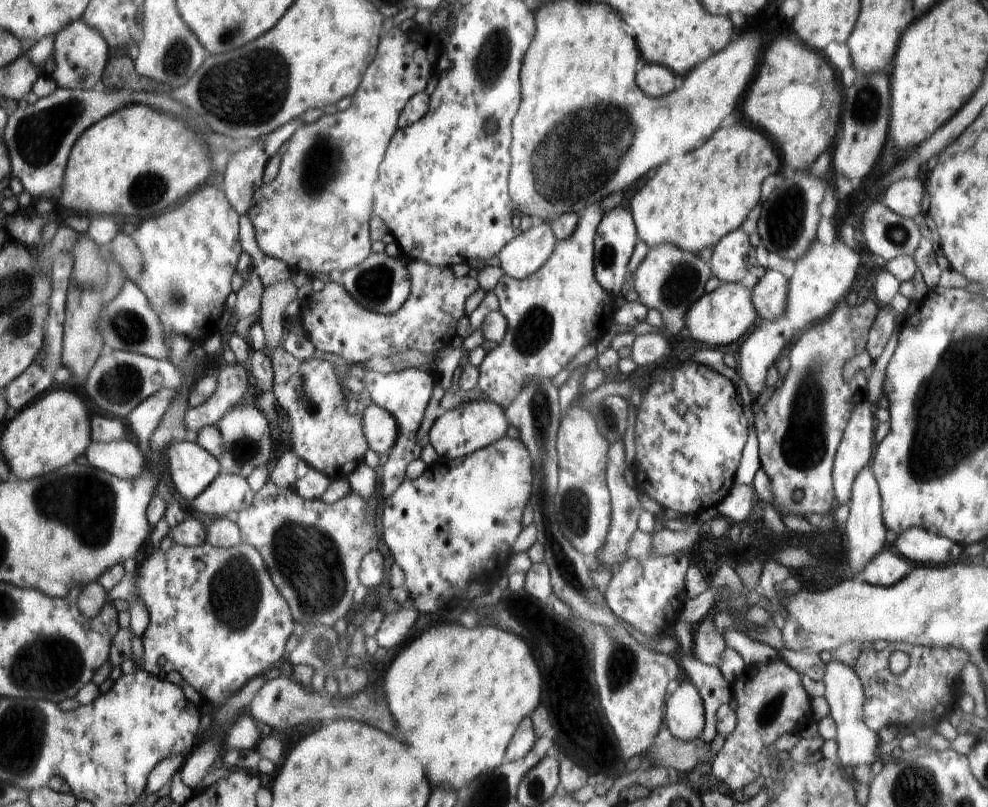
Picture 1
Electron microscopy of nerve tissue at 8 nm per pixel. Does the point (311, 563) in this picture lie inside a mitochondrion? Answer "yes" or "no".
yes

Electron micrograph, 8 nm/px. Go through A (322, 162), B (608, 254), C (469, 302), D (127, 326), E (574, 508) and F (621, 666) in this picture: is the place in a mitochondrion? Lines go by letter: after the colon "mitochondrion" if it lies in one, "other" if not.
A: mitochondrion
B: mitochondrion
C: other
D: mitochondrion
E: mitochondrion
F: mitochondrion

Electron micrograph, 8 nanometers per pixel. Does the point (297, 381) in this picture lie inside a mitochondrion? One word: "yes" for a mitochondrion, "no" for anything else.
yes

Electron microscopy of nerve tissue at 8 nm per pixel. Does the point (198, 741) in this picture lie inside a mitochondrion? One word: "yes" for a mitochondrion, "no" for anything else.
no

